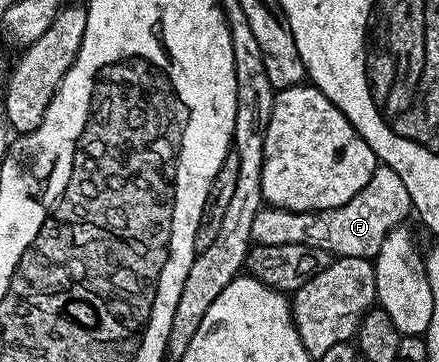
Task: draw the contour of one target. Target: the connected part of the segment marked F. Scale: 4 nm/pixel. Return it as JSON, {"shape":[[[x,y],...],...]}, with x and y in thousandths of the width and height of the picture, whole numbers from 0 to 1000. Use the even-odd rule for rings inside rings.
{"shape":[[[859,459],[843,503],[768,575],[740,586],[654,586],[649,575],[595,572],[579,602],[574,657],[590,674],[695,674],[731,699],[759,696],[759,710],[804,707],[806,713],[852,713],[863,699],[872,660],[893,630],[927,610],[929,586],[941,583],[936,536],[927,508],[909,481],[882,459]]]}

